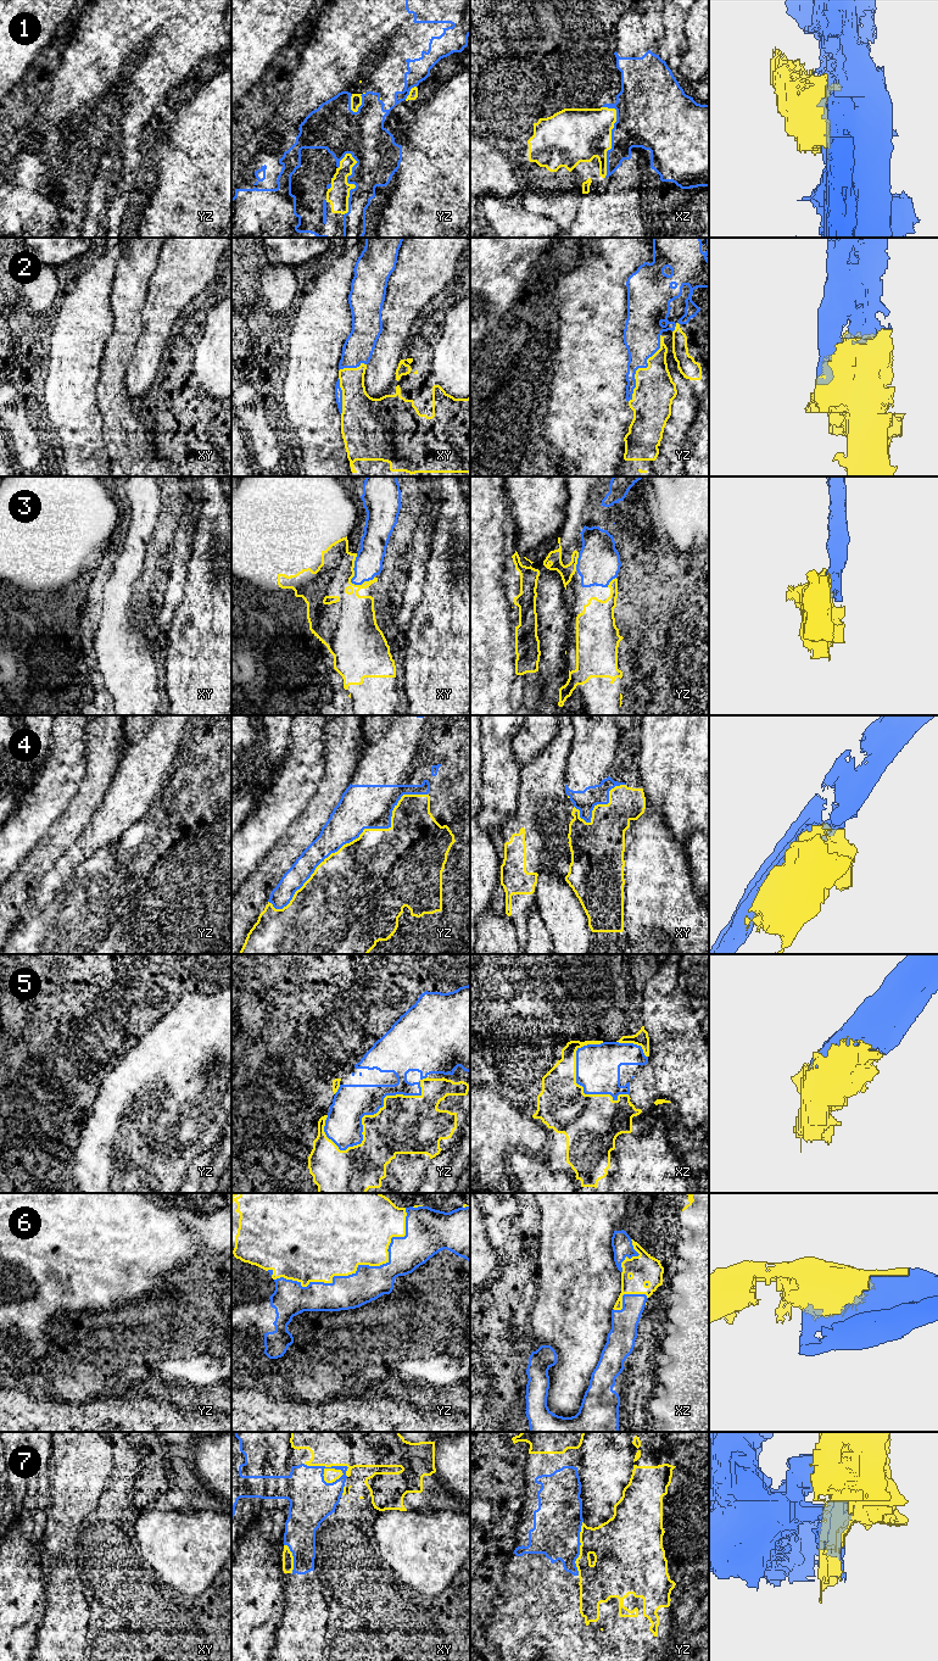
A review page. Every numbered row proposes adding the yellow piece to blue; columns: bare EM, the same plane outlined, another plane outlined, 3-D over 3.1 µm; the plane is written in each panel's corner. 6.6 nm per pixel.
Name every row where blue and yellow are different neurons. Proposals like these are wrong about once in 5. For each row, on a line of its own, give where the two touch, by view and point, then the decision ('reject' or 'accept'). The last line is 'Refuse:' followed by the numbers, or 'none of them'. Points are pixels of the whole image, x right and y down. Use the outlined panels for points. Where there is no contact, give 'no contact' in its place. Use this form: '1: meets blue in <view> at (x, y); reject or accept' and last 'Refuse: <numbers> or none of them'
1: meets blue in yz at (352, 183); reject
2: meets blue in yz at (642, 367); accept
3: meets blue in xy at (355, 573); accept
4: meets blue in yz at (352, 840); reject
5: meets blue in yz at (373, 1114); accept
6: meets blue in yz at (359, 1265); accept
7: meets blue in xy at (324, 1466); reject
Refuse: 1, 4, 7

